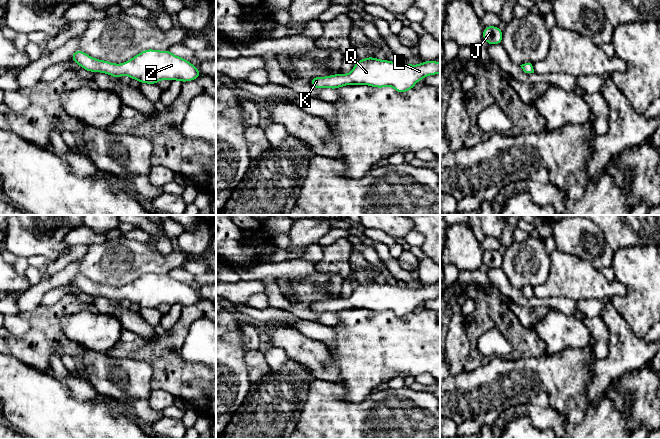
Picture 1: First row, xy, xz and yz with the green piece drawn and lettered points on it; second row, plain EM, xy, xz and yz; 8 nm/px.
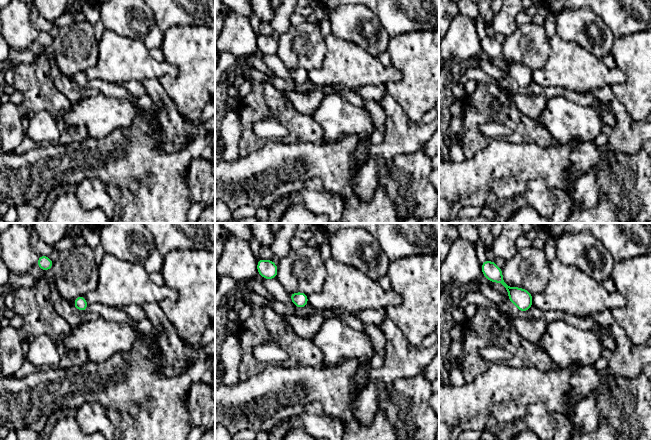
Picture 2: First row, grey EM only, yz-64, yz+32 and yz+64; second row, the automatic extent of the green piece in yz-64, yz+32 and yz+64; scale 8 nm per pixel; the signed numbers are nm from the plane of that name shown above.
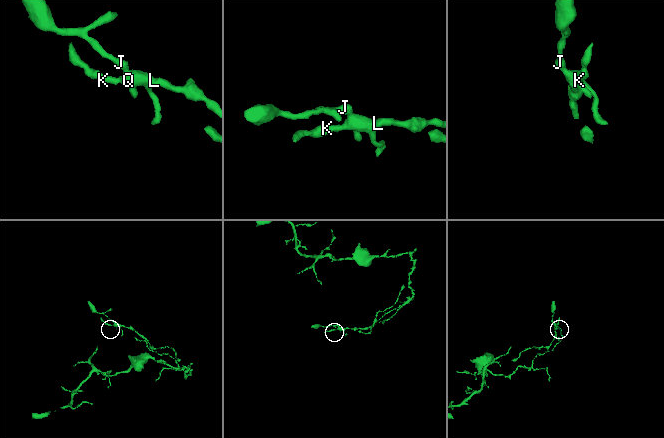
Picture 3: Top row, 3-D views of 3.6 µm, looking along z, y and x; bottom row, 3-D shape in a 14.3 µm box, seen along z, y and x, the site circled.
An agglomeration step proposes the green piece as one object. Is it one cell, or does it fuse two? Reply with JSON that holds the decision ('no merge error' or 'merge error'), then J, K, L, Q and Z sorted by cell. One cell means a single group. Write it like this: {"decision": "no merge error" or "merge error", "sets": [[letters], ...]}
{"decision": "no merge error", "sets": [["J", "K", "L", "Q", "Z"]]}

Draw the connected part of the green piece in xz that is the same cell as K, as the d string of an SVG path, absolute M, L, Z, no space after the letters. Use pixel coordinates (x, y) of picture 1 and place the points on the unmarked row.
M366 281L359 284L348 299L338 297L326 301L312 301L311 310L334 314L350 308L377 312L391 310L398 317L405 317L413 313L420 303L434 298L440 298L440 287L437 285L423 285L420 289L411 289Z

